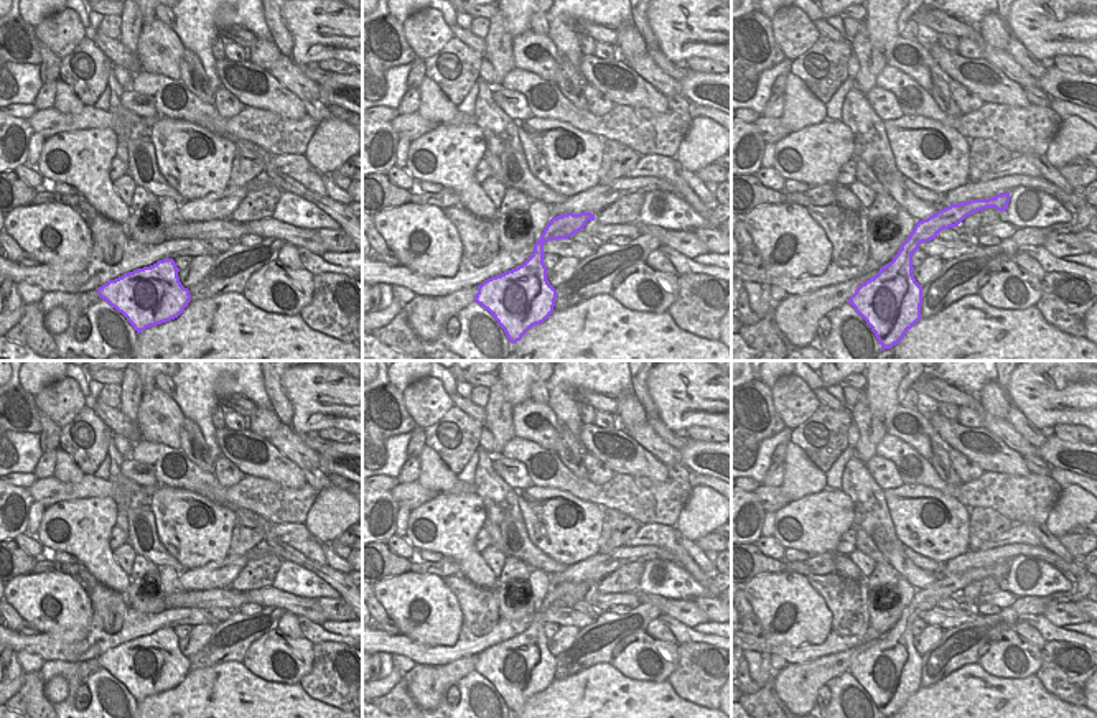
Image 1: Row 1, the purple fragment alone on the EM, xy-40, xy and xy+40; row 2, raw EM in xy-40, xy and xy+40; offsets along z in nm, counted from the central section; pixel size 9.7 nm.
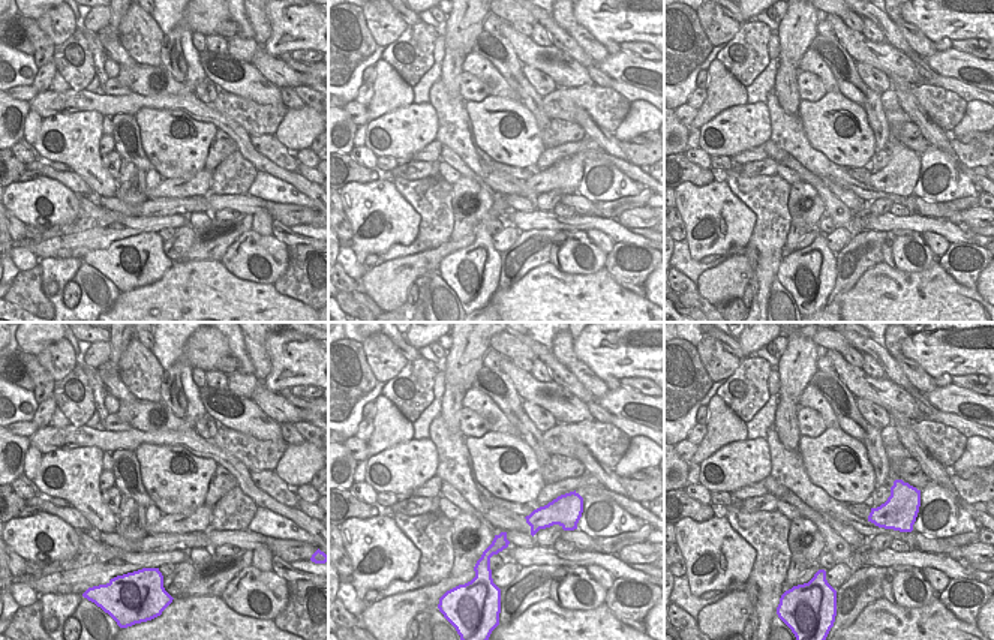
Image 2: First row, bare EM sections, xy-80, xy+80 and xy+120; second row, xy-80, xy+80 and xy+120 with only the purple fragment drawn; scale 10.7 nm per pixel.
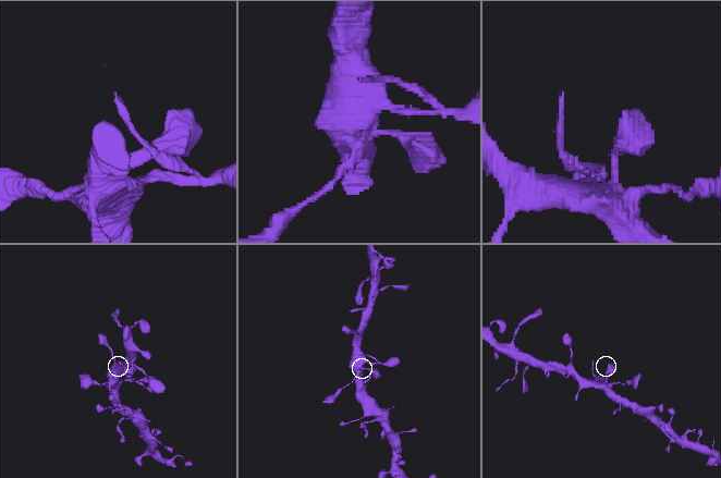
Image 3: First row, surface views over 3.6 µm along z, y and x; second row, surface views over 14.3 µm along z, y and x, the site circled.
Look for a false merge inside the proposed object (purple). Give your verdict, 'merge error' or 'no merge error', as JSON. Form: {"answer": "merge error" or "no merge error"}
{"answer": "no merge error"}

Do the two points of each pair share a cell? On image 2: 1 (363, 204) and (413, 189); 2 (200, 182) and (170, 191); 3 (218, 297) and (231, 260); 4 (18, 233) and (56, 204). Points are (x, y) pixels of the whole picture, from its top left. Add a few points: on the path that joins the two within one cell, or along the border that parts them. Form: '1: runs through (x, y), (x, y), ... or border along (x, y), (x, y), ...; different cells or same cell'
1: border along (392, 182), (419, 215), (419, 222); different cells
2: runs through (192, 186), (177, 188); same cell
3: border along (219, 261), (236, 276), (260, 282); different cells
4: border along (15, 216), (27, 225); different cells

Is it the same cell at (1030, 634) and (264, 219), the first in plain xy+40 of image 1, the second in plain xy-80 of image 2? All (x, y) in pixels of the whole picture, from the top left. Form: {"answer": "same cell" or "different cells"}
{"answer": "same cell"}

